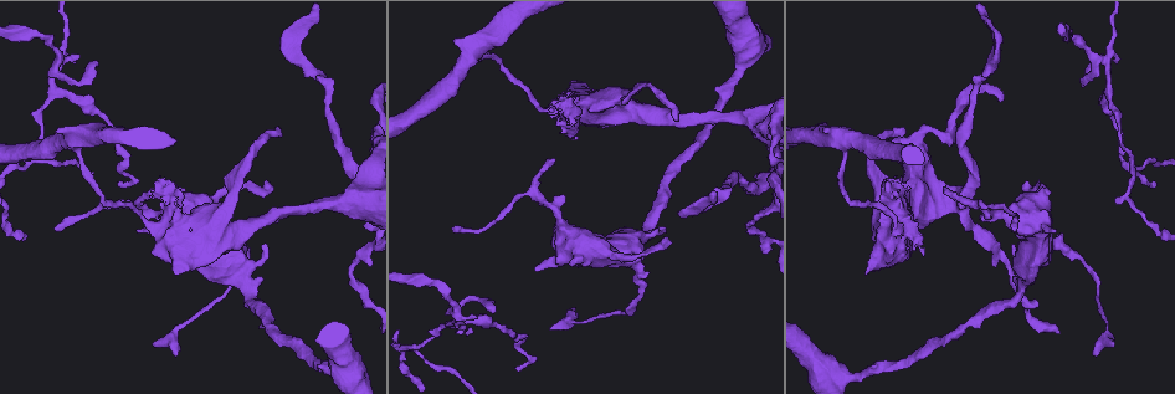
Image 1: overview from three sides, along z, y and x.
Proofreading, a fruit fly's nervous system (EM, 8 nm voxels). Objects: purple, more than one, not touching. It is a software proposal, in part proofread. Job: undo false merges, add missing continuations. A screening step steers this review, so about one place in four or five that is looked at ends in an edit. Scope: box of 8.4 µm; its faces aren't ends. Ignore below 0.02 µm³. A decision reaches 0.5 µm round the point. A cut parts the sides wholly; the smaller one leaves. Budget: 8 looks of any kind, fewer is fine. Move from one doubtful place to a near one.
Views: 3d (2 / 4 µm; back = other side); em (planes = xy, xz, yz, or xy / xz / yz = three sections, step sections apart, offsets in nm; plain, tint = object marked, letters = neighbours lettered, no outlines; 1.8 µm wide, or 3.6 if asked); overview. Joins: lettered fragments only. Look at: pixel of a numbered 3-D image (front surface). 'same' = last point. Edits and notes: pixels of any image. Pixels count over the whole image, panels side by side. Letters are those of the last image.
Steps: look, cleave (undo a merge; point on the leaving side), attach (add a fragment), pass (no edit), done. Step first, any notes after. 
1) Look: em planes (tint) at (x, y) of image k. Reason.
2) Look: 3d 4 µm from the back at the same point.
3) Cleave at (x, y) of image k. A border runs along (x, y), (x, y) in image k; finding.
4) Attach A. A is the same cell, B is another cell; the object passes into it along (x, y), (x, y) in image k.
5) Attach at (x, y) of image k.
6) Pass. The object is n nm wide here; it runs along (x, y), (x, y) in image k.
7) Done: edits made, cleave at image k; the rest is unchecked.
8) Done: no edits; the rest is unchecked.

Look: 3d 4 µm at (266, 183) of image 1.

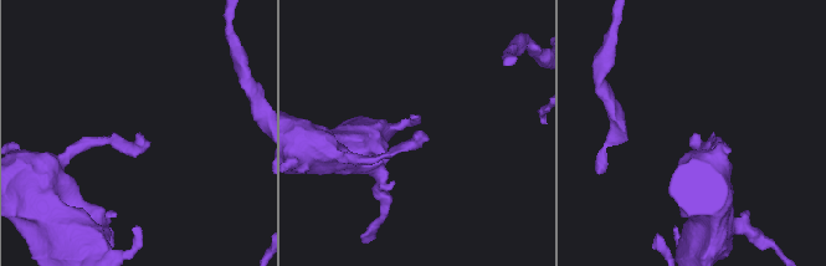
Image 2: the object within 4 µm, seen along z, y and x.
Look: em 3.6 µm planes (letters) at (417, 138) of image 2.

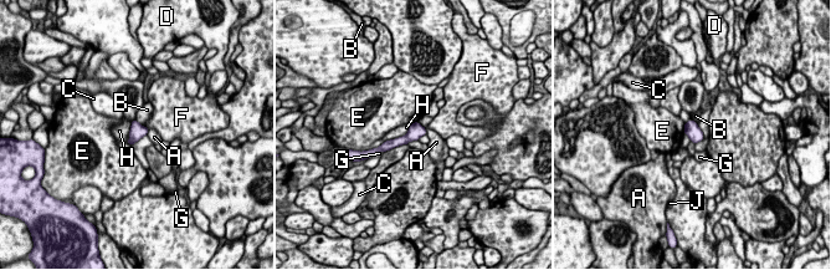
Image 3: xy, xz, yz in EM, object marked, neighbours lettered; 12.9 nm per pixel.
Pass. A, B, C, D, E, F, G, H and J are other cells; none of them fits.

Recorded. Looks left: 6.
Look: 3d 4 µm at (896, 223) of image 1. Four-way junction.

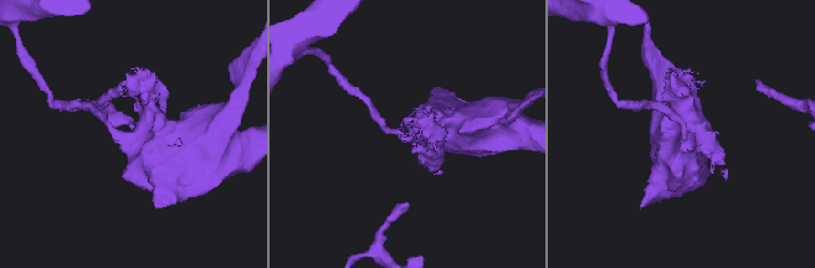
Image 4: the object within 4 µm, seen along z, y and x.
Look: em xy step 16 (tint) at (682, 131) of image 4. 4 arms meet here; now the EM.

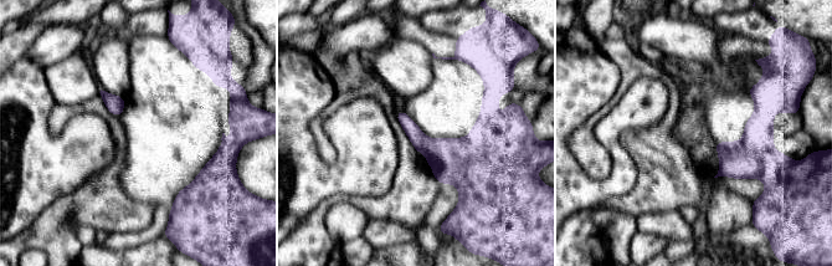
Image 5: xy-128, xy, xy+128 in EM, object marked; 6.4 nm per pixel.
Look: em xy step 16 (letters) at the same point.

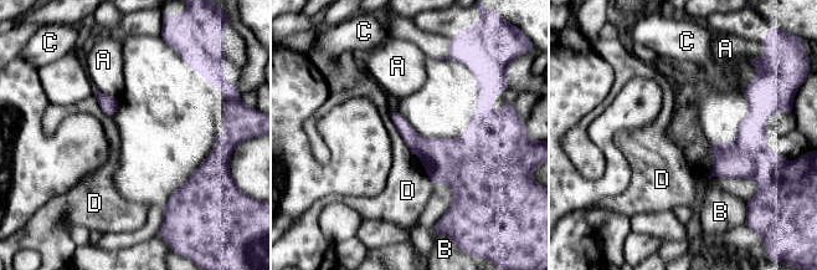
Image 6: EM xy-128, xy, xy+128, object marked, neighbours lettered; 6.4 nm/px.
Pass. A, B, C and D are other cells; all the same neuron.

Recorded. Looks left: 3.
Look: 3d 4 µm at (473, 331) of image 1. Three arms meet.

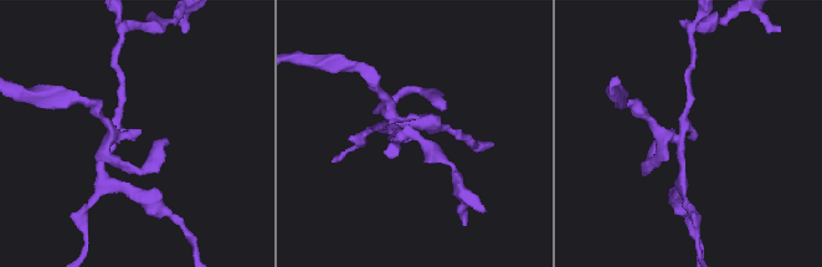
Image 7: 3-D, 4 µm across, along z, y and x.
Look: em planes (letters) at (133, 139) of image 7. 3 arms meet here; need the tissue.

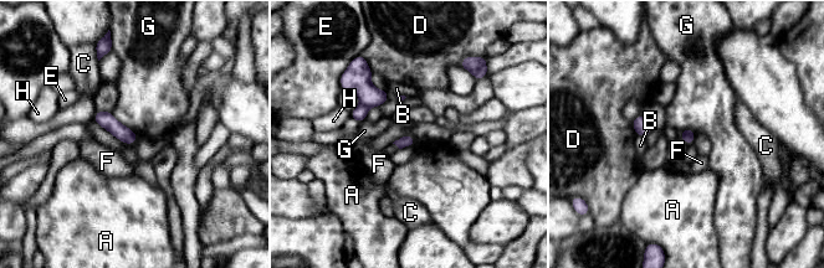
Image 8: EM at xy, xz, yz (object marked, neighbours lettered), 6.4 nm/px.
Cleave at (357, 77) of image 8. A, B, C, D, E, F, G and H are other cells; a border runs along (361, 103), (367, 108) in image 8; two neurons meet here.

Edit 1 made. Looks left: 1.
Done: edits made, cleave at image 8; the rest is unchecked.

